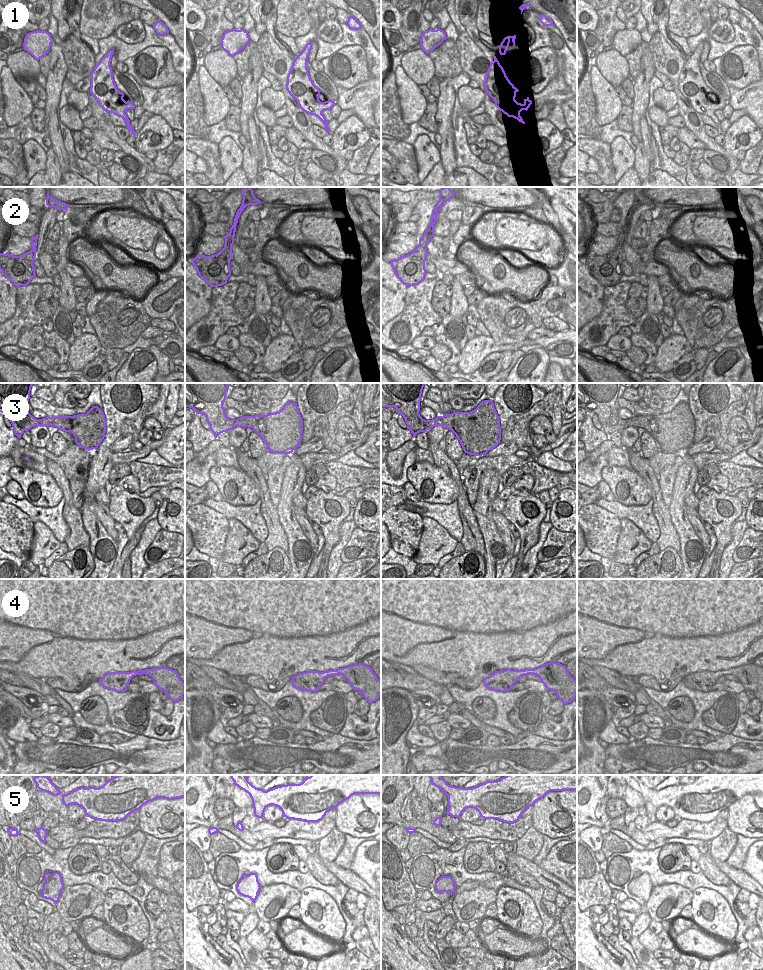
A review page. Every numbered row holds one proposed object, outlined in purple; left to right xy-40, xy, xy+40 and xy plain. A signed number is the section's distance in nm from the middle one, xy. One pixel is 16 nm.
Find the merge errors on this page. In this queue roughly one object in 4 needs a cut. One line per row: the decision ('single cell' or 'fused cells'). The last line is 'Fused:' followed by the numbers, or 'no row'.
1: fused cells
2: single cell
3: single cell
4: single cell
5: single cell
Fused: 1

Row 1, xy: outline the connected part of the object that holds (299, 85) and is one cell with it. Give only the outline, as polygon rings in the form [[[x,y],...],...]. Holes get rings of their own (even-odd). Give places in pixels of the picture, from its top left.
[[[302,52],[293,61],[287,76],[286,89],[297,101],[299,107],[304,112],[317,116],[324,123],[327,133],[330,133],[328,121],[322,112],[331,110],[336,103],[331,99],[325,102],[319,100],[321,91],[310,78],[306,59],[303,57]]]

